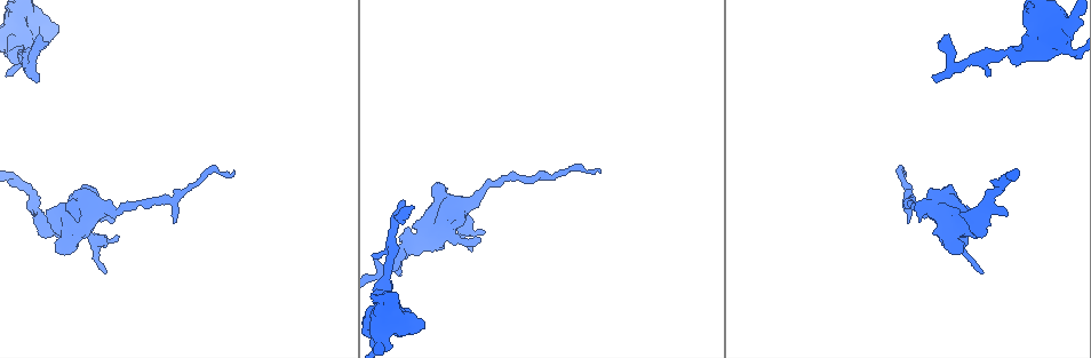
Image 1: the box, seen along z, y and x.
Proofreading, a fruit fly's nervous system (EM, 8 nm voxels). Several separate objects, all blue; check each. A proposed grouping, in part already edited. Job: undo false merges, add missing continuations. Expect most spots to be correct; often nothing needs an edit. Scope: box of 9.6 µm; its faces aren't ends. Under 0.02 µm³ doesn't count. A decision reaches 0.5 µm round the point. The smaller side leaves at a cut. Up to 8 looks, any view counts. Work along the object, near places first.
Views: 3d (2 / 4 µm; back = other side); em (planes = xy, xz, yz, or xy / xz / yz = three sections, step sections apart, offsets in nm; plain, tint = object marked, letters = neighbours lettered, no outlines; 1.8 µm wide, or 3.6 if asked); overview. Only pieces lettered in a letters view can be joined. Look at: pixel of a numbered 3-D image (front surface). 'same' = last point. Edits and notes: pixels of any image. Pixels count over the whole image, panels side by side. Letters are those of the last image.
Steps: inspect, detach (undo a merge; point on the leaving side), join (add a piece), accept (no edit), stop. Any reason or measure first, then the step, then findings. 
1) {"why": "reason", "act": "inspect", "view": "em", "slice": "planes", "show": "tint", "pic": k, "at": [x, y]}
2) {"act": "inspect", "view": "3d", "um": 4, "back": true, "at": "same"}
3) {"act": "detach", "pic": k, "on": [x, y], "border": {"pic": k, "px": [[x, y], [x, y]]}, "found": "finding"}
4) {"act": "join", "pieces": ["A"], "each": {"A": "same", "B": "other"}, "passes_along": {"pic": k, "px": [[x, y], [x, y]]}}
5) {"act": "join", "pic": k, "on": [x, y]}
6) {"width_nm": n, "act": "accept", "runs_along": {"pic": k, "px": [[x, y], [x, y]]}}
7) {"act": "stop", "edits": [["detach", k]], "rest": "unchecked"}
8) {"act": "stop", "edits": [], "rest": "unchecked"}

{"why": "sudden change in width", "act": "inspect", "view": "3d", "um": 4, "pic": 1, "at": [978, 229]}

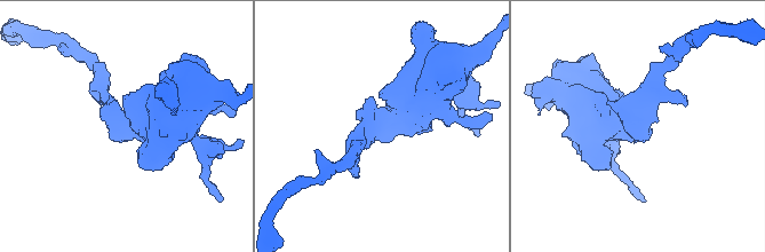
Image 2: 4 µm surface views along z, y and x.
{"act": "inspect", "view": "em", "um": 3.6, "slice": "planes", "show": "letters", "pic": 2, "at": [636, 132]}

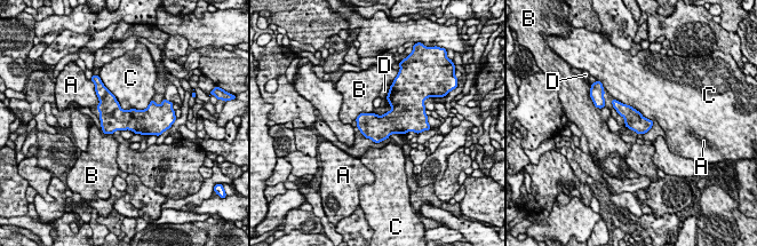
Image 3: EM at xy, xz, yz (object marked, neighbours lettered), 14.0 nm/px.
{"act": "accept", "each": {"A": "other", "B": "other", "C": "other", "D": "other"}, "border": {"pic": 3, "px": [[105, 87], [125, 110], [152, 100]]}, "found": "one neuron here"}

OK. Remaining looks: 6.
{"why": "calibre changes", "act": "inspect", "view": "em", "slice": "planes", "show": "letters", "pic": 1, "at": [1020, 54]}

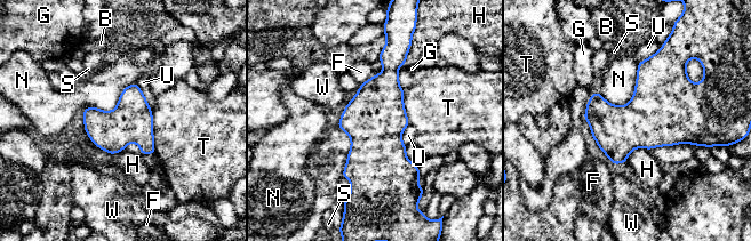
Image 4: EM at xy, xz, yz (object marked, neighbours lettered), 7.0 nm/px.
{"act": "accept", "each": {"B": "other", "F": "other", "G": "other", "H": "other", "N": "other", "S": "other", "T": "other", "U": "other", "W": "other"}, "border": {"pic": 4, "px": [[638, 63], [625, 104], [594, 91]]}, "found": "all the same neuron"}

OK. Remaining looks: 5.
{"why": "an open end", "act": "inspect", "view": "em", "slice": "xy", "step": 8, "show": "tint", "pic": 1, "at": [413, 207]}

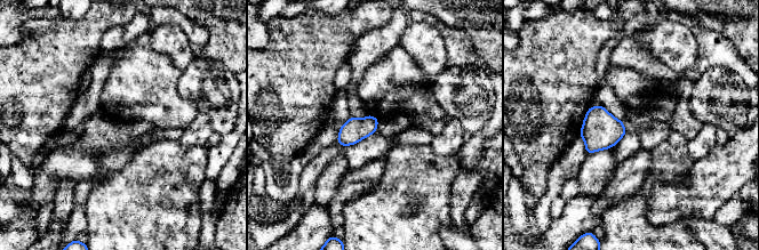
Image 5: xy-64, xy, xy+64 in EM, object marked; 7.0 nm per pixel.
{"why": "cut it another way", "act": "inspect", "view": "em", "slice": "xz", "step": 16, "show": "letters", "at": "same"}

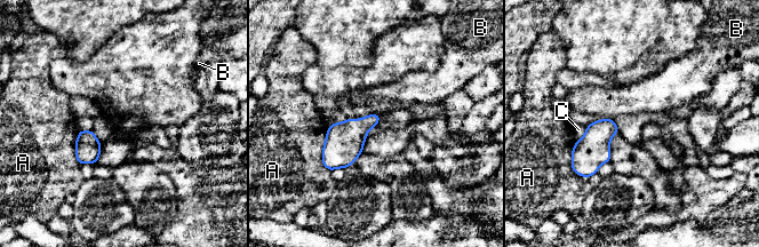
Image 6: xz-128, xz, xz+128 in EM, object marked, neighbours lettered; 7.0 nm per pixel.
{"width_nm": 170, "act": "accept", "each": {"A": "other", "B": "other", "C": "other"}, "border": {"pic": 6, "px": [[380, 114], [348, 118]]}, "found": "no lettered piece goes on from it"}

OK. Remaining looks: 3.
{"act": "stop", "edits": [], "rest": "unchecked"}

